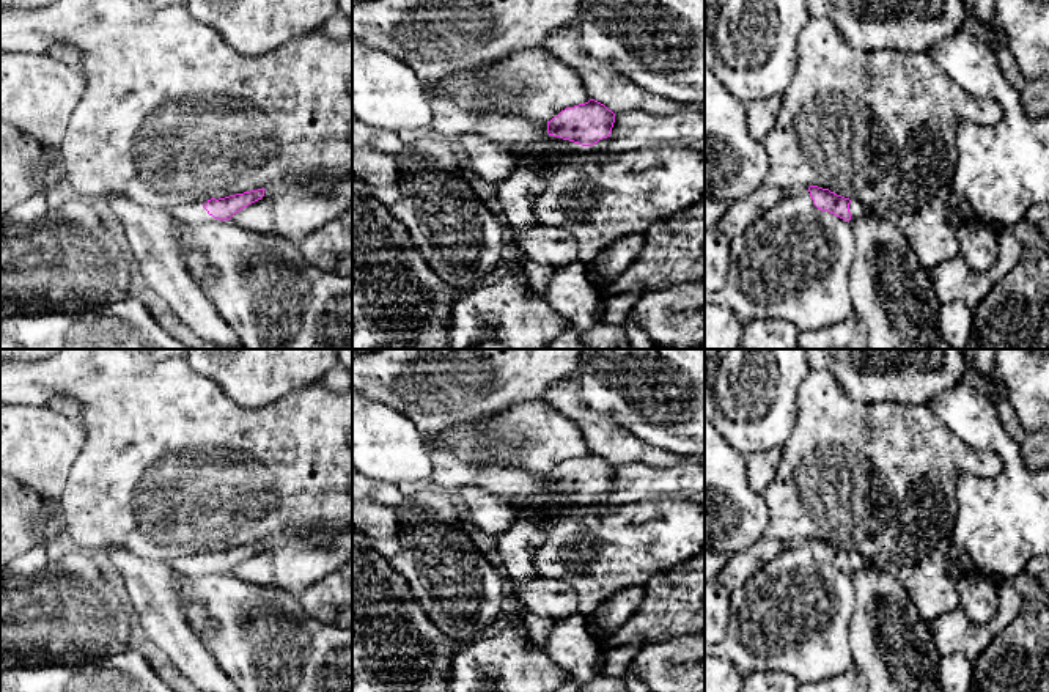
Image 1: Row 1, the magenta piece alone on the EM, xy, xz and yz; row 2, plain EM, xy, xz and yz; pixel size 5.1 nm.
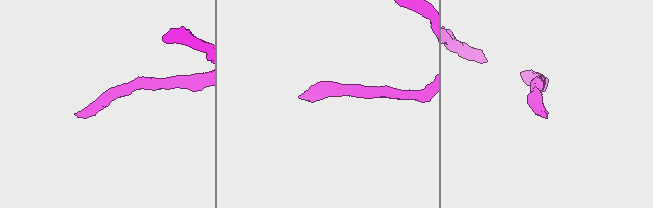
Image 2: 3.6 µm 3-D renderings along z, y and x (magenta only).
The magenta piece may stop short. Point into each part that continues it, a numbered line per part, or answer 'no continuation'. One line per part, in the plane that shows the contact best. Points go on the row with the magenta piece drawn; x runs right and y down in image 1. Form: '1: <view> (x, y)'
1: xz (518, 192)

